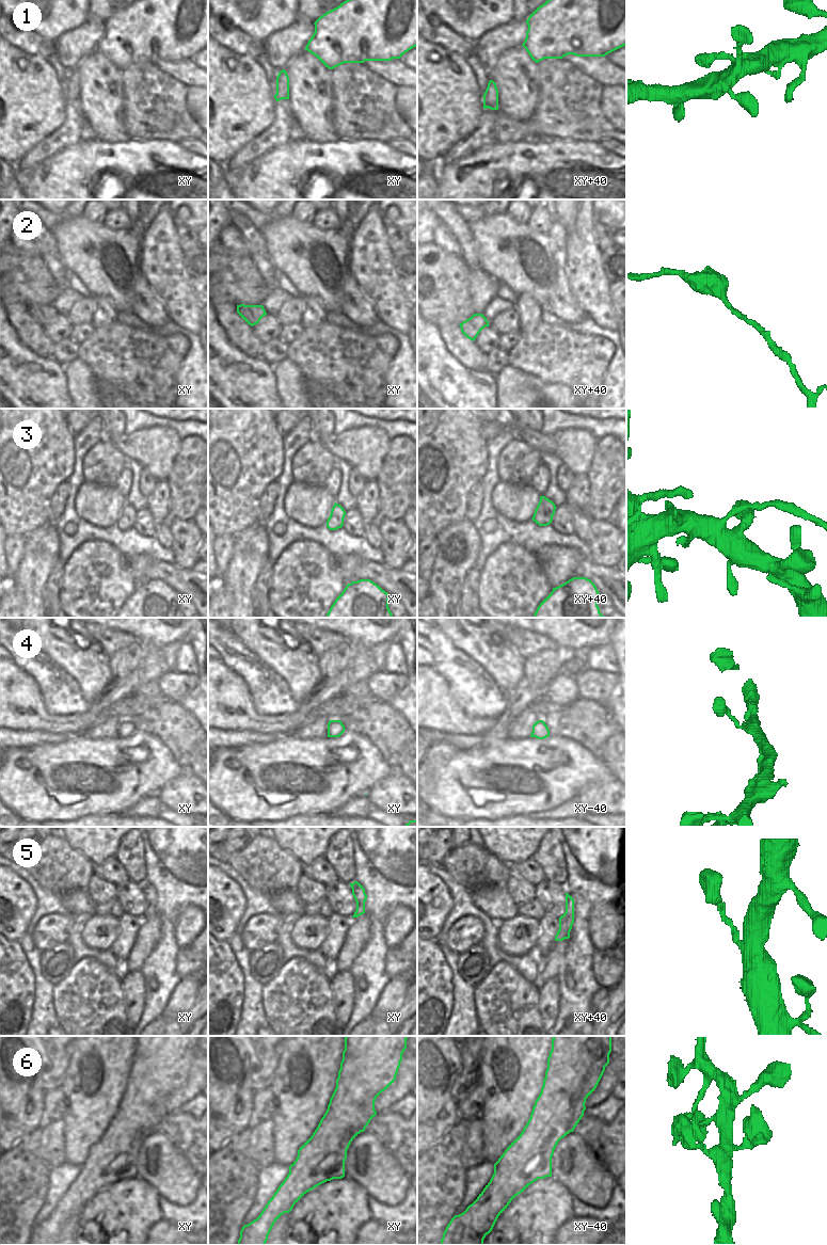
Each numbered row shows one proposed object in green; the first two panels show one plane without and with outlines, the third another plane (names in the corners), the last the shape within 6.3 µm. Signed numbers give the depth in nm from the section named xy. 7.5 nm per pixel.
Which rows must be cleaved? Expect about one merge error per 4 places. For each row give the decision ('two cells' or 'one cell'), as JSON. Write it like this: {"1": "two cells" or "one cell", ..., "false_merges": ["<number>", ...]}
{"1": "one cell", "2": "one cell", "3": "two cells", "4": "one cell", "5": "one cell", "6": "one cell", "false_merges": ["3"]}

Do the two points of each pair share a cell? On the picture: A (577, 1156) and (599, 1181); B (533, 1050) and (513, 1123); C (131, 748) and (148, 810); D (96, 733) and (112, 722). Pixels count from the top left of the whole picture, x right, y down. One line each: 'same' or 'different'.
A: same
B: same
C: different
D: same

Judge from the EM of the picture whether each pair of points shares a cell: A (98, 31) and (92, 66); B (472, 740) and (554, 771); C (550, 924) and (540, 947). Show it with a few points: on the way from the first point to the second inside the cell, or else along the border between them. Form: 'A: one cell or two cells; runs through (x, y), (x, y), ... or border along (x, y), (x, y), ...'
A: two cells; border along (95, 48), (77, 65)
B: two cells; border along (478, 745), (468, 749), (458, 750)
C: one cell; runs through (547, 929), (544, 942)

